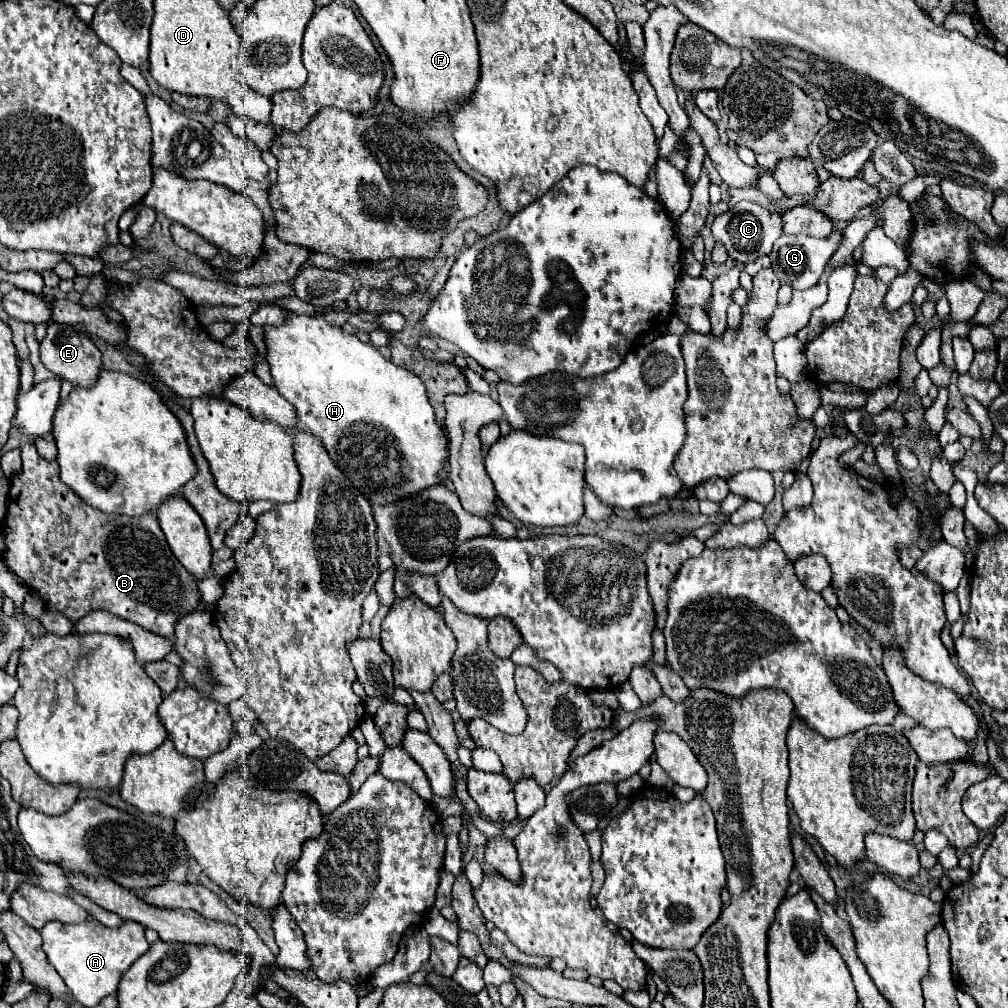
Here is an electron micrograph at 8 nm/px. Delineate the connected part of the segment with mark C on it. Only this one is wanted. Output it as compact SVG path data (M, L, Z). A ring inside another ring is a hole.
M742 200L714 218L712 234L718 242L722 242L726 246L728 254L734 260L748 264L764 254L770 254L774 242L782 236L782 218L776 210L764 208L764 206L750 202L750 200Z

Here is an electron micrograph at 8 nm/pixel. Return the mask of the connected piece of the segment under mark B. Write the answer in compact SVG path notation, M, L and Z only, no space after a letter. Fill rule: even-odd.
M30 442L22 446L22 470L12 478L8 514L2 530L6 534L4 562L10 570L18 574L30 590L38 592L48 610L66 616L74 624L86 612L108 610L118 618L134 622L144 630L170 640L178 620L194 612L202 600L198 582L168 548L156 514L130 520L128 516L106 516L104 512L94 512L94 508L82 504L82 500L62 484L58 464L44 460Z

